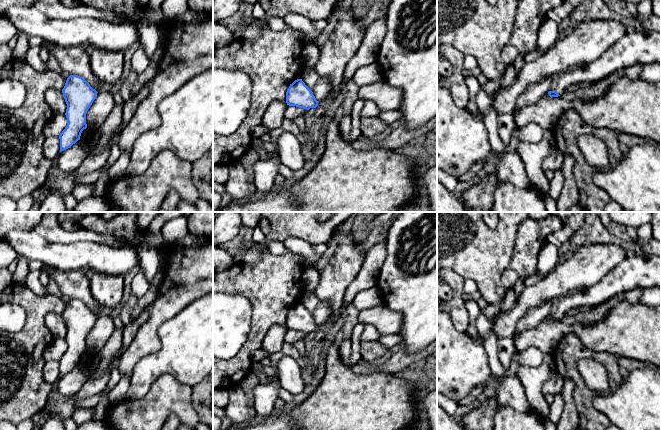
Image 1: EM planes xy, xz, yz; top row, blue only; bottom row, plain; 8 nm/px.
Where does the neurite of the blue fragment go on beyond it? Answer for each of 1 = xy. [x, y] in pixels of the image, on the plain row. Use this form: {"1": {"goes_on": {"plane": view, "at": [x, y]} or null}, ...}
{"1": {"goes_on": null}}

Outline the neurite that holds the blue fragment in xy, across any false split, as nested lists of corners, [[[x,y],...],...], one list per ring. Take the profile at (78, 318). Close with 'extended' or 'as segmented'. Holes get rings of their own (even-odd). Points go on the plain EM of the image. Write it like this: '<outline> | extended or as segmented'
[[[70,299],[62,317],[67,328],[67,350],[59,359],[60,376],[70,372],[87,352],[86,337],[97,321],[97,315],[82,301]]] | as segmented

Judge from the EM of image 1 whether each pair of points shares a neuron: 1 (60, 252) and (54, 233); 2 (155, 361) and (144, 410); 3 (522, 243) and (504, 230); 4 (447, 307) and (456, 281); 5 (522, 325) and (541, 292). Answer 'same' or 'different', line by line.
1: different
2: different
3: different
4: same
5: different

